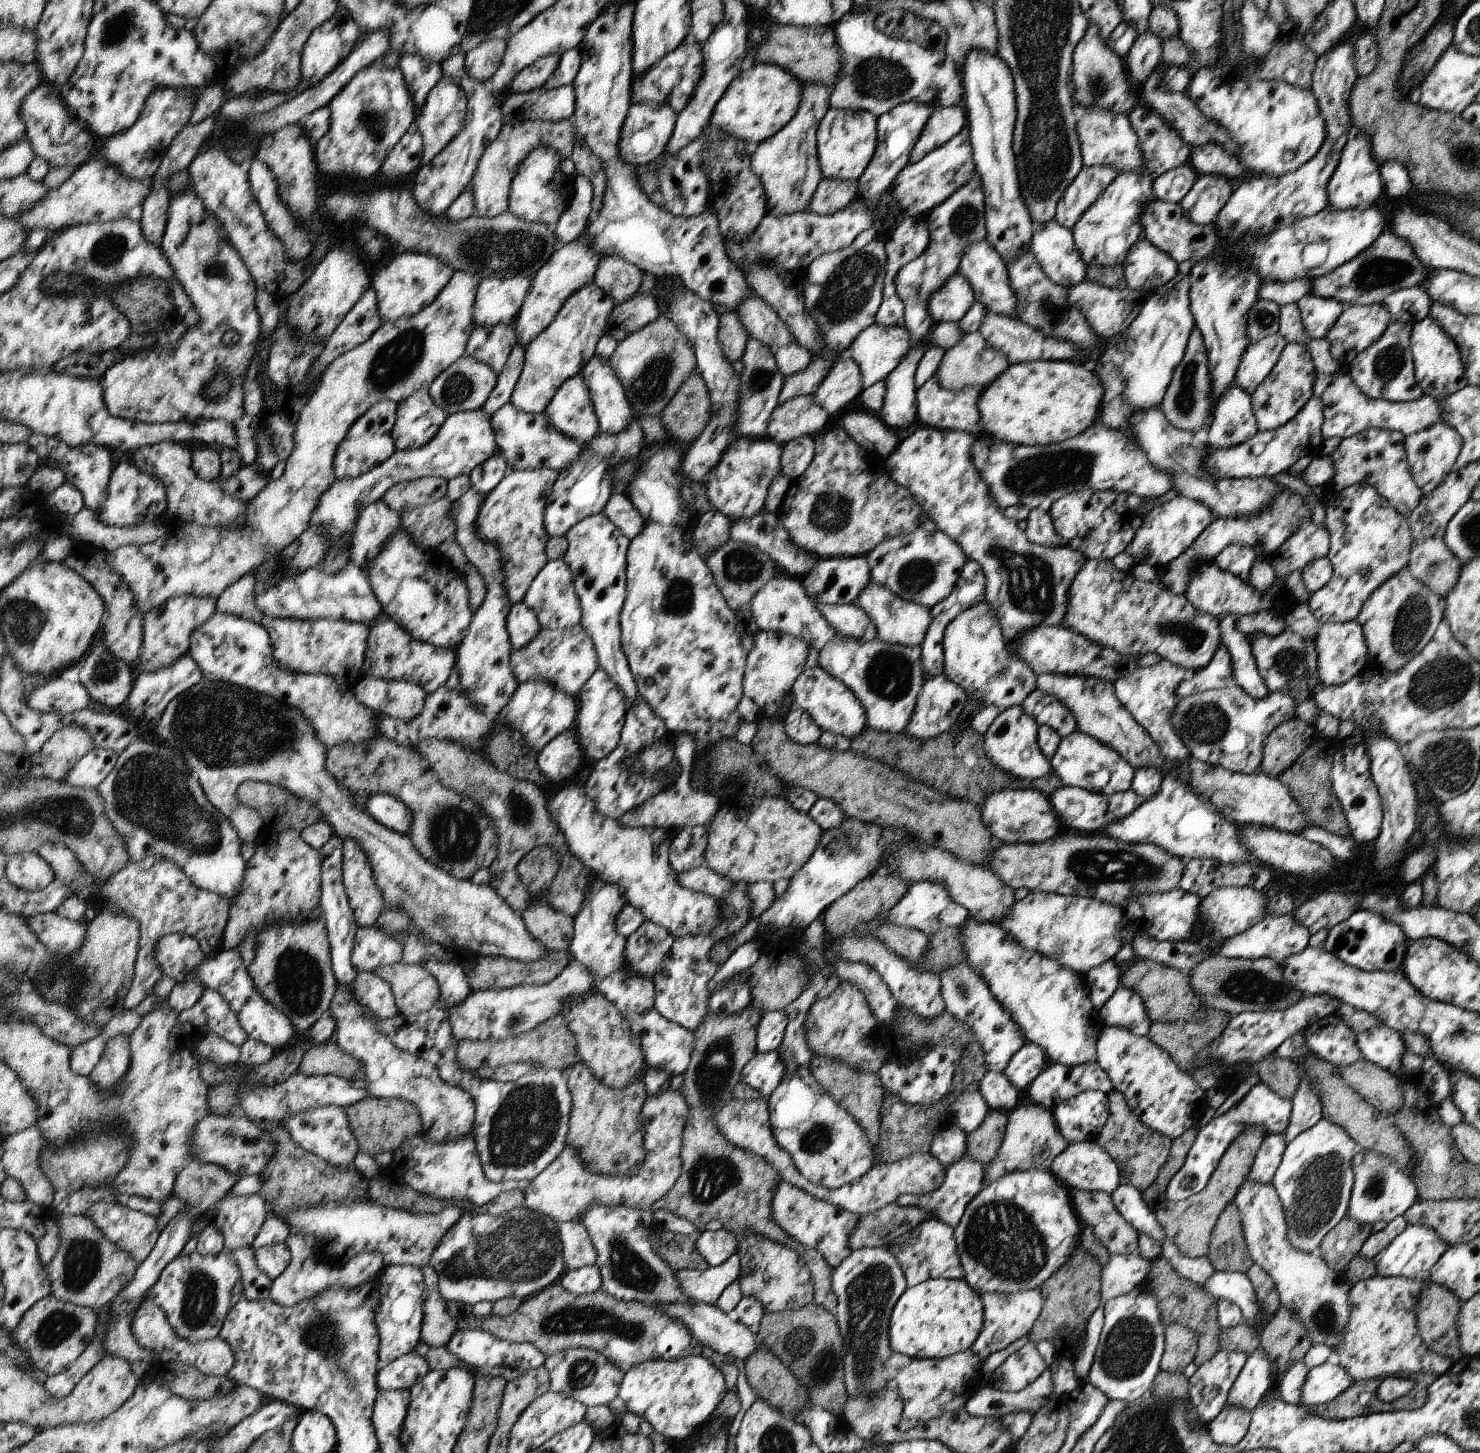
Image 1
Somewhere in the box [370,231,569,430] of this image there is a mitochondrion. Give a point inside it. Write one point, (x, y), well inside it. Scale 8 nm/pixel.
(458, 387)

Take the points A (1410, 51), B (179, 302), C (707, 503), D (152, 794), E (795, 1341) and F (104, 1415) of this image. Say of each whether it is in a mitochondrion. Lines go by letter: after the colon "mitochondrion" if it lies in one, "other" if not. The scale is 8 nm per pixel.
A: other
B: other
C: other
D: mitochondrion
E: mitochondrion
F: other

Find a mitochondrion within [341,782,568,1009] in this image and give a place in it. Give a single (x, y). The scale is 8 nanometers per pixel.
(456, 835)

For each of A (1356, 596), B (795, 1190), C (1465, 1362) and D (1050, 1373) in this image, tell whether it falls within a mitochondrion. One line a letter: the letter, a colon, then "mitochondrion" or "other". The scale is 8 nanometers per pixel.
A: mitochondrion
B: other
C: other
D: other

